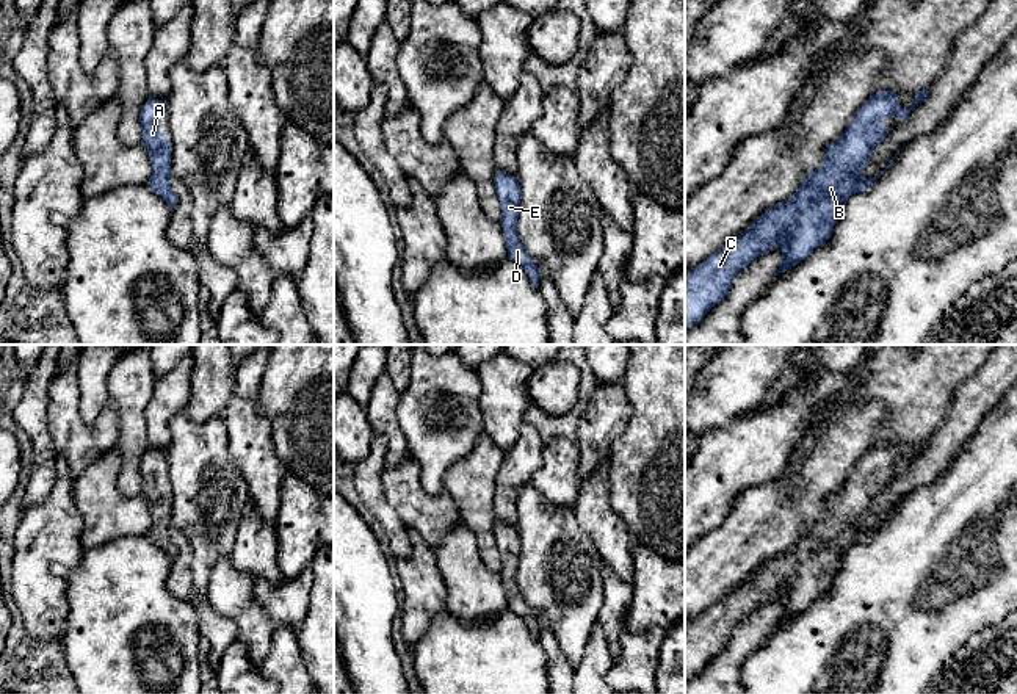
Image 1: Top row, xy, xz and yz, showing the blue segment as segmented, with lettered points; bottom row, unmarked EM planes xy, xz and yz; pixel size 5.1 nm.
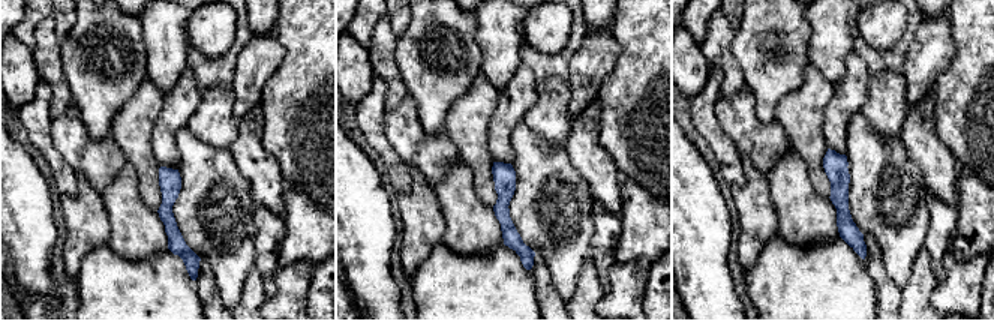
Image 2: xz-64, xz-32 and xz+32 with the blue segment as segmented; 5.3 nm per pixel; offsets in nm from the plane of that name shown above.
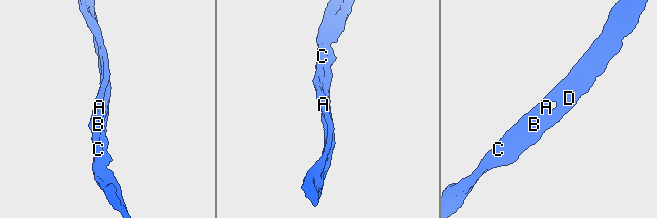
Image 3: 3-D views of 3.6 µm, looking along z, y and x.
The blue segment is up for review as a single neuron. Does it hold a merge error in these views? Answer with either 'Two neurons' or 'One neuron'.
One neuron

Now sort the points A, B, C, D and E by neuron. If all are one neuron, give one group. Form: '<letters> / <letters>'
A B C D E

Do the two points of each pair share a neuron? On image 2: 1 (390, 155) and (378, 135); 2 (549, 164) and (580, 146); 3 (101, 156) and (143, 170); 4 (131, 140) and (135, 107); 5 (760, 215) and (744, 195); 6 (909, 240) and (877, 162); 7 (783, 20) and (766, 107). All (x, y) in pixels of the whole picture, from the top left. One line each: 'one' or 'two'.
1: one
2: two
3: two
4: one
5: one
6: one
7: one

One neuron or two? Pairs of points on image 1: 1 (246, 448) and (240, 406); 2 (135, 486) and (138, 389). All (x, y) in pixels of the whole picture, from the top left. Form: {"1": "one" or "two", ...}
{"1": "one", "2": "one"}

